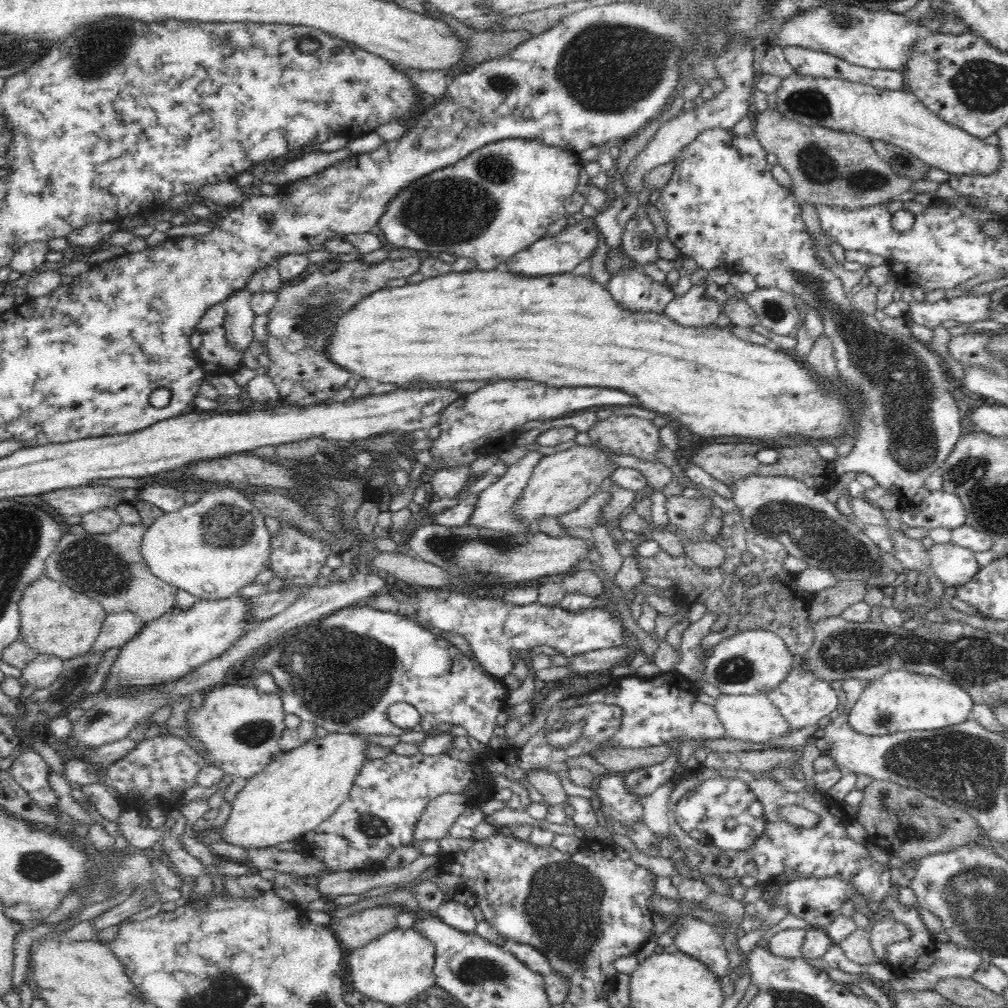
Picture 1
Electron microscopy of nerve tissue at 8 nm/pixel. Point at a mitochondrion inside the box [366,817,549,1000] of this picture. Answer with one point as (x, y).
(474, 972)

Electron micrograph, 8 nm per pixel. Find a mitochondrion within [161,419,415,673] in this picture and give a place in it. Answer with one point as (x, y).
(225, 529)

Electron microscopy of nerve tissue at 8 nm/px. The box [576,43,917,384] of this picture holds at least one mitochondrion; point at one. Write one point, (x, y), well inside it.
(818, 167)

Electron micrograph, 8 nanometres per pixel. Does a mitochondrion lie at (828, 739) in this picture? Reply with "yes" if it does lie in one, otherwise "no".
no

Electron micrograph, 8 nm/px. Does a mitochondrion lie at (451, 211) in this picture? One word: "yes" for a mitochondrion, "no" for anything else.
yes

